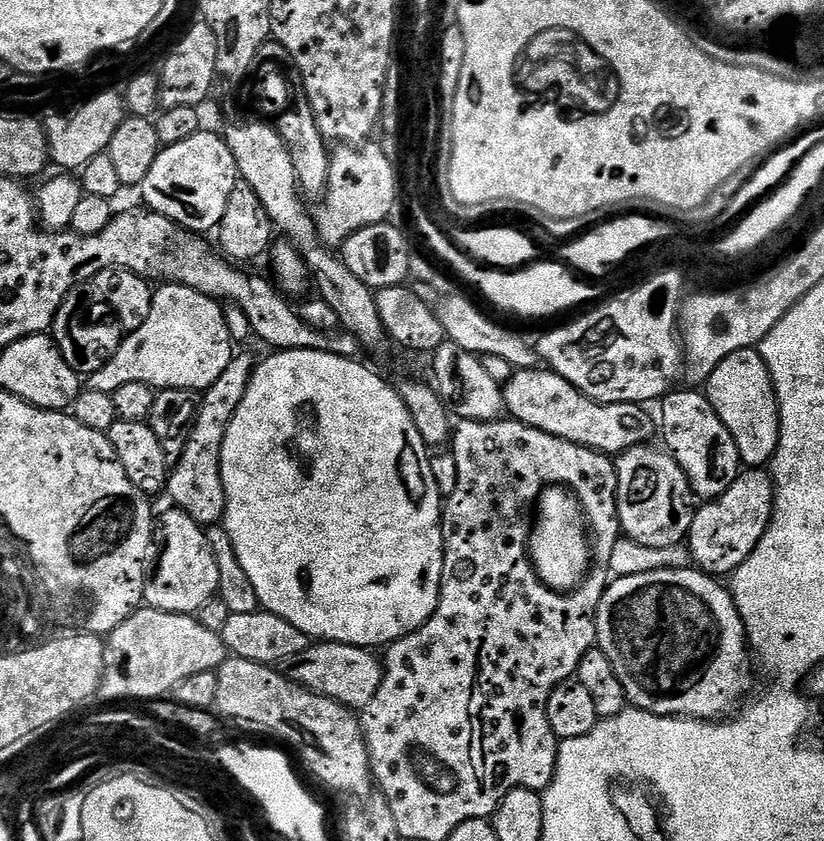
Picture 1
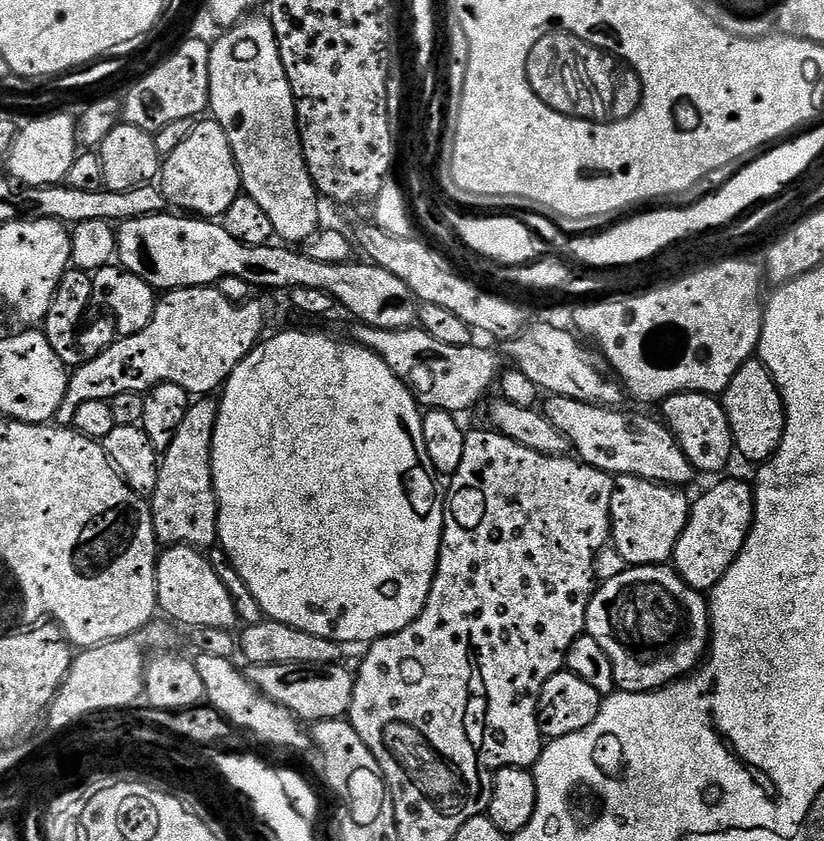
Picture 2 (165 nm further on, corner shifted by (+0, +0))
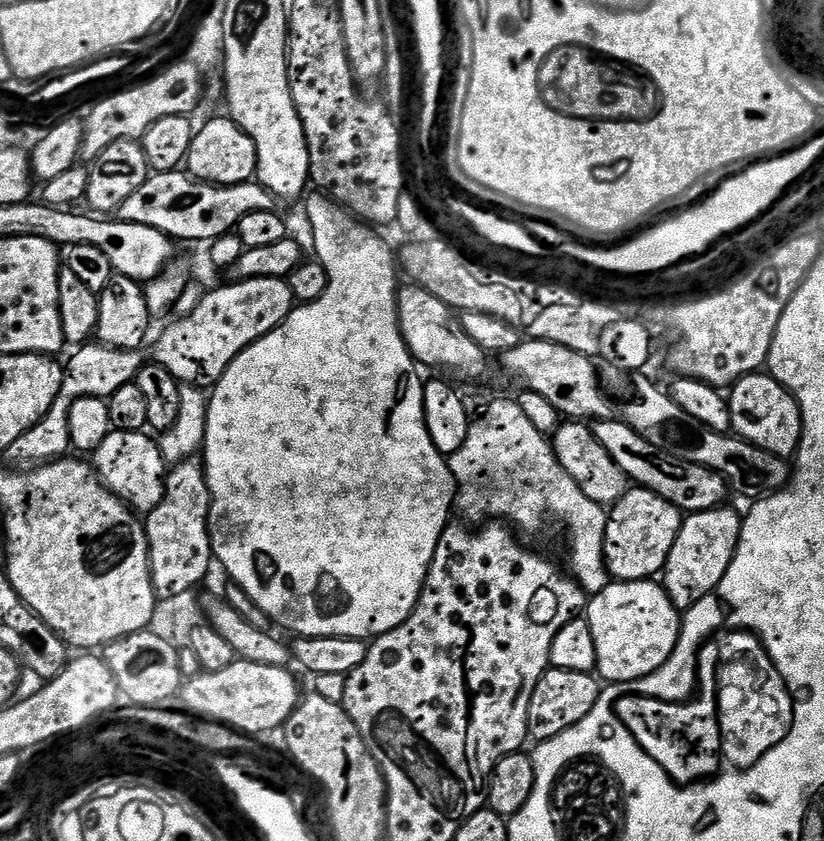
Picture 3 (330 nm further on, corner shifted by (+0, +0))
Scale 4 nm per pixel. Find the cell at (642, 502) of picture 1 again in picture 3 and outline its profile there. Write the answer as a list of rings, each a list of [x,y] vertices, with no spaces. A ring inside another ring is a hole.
[[[629,487],[628,492],[618,503],[611,505],[606,522],[606,538],[604,539],[604,565],[613,581],[650,580],[663,573],[666,562],[670,558],[670,550],[674,550],[674,542],[678,539],[678,530],[684,524],[685,513],[674,506],[666,498],[654,494],[649,488]]]

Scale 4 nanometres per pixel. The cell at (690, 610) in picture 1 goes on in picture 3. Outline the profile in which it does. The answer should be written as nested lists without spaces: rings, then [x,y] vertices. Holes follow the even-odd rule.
[[[655,579],[621,580],[608,583],[587,601],[586,619],[594,634],[594,650],[598,650],[596,672],[599,679],[608,684],[625,684],[654,674],[654,670],[662,667],[670,654],[674,654],[674,646],[680,637],[682,612],[670,602],[663,583]]]

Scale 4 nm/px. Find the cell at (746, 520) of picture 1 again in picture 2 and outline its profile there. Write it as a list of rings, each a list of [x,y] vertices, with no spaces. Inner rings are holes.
[[[720,480],[708,488],[691,505],[686,530],[678,538],[672,560],[674,570],[697,592],[704,594],[711,590],[734,566],[742,546],[752,529],[756,509],[756,494],[751,483],[744,480]]]

